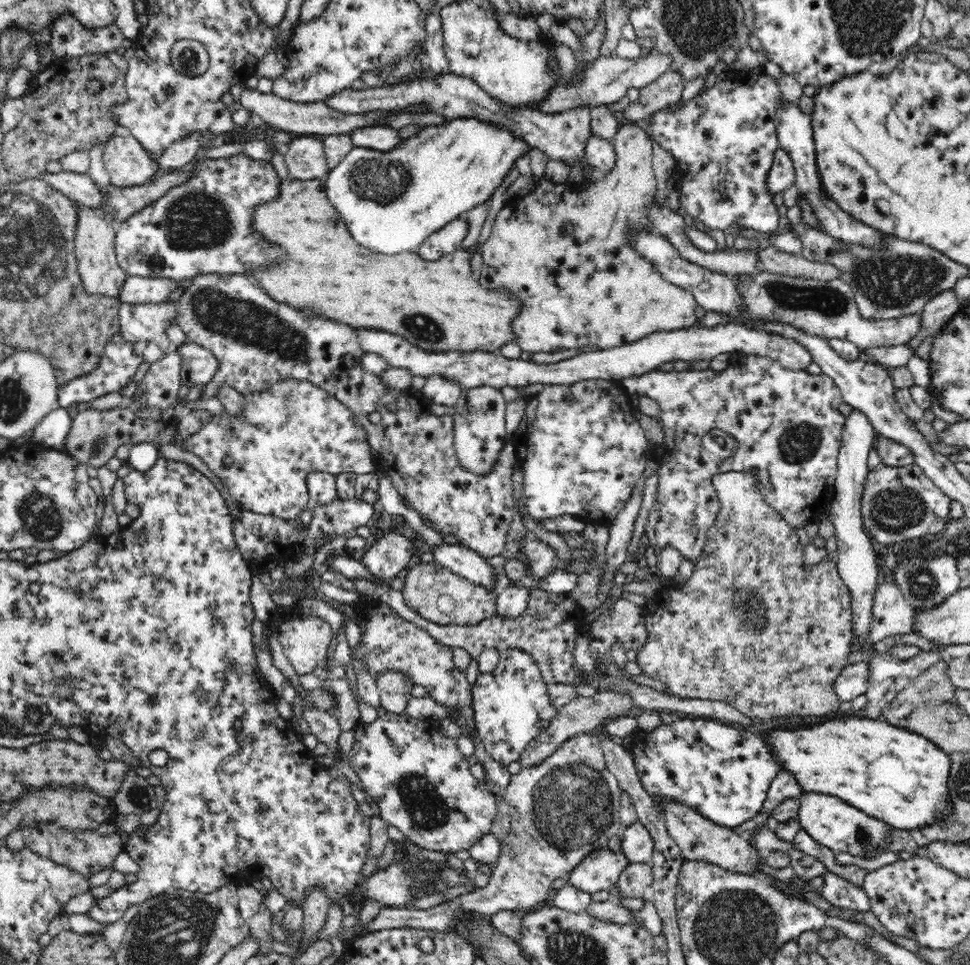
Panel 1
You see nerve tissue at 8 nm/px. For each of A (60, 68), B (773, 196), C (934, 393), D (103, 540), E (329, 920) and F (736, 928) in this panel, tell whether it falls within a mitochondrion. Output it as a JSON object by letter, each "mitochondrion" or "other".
{"A":"other","B":"other","C":"other","D":"other","E":"other","F":"mitochondrion"}

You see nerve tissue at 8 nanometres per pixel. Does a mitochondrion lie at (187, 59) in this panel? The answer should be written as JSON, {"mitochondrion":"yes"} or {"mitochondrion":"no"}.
{"mitochondrion":"yes"}

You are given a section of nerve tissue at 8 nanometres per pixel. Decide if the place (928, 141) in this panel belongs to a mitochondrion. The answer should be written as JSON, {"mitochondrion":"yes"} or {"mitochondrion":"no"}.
{"mitochondrion":"no"}

